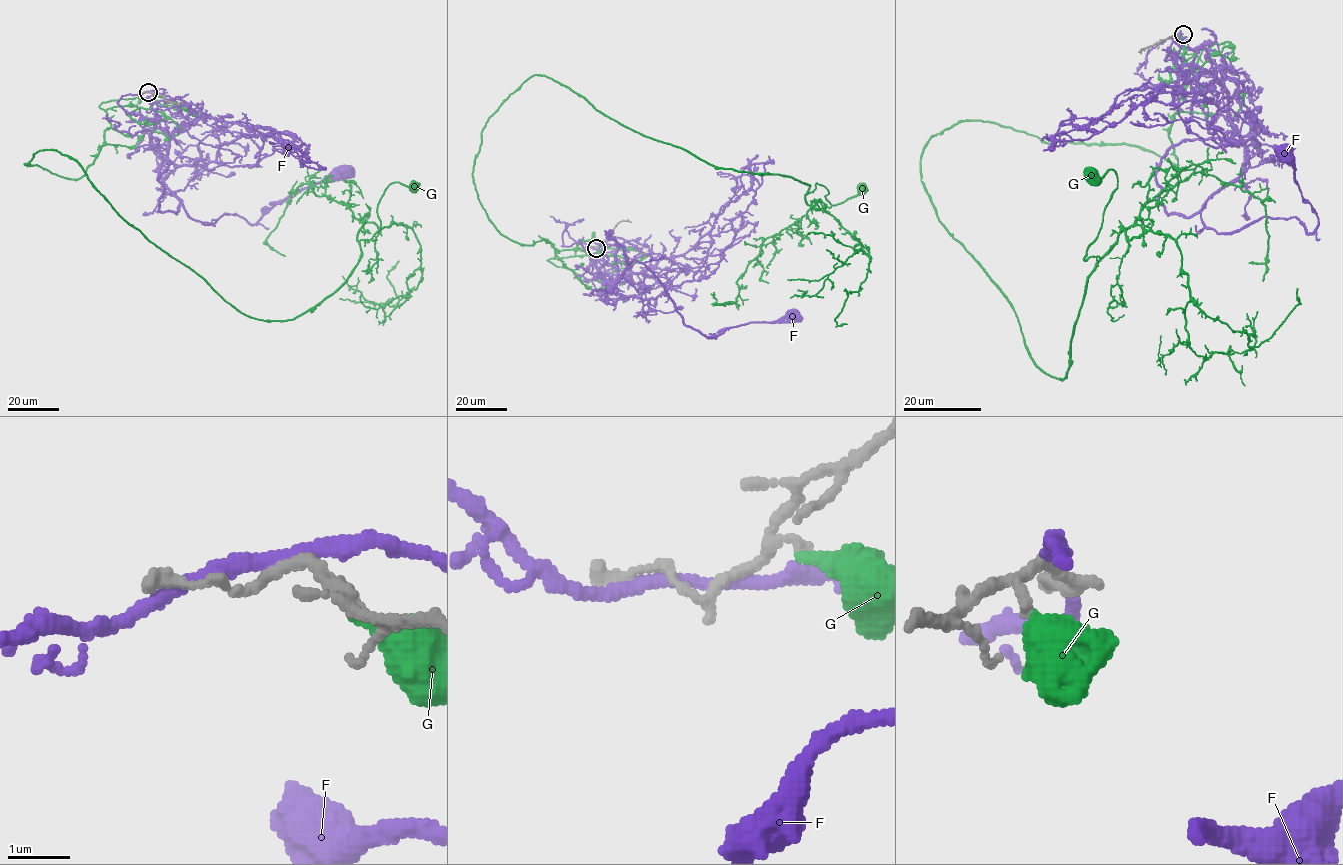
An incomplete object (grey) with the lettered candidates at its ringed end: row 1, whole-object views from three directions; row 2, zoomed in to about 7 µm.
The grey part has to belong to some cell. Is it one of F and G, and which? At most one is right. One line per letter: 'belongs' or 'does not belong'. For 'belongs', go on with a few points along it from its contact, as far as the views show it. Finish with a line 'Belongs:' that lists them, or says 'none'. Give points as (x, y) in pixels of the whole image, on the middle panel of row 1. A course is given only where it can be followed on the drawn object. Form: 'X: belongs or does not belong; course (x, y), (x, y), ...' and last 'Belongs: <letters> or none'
F: does not belong
G: does not belong
Belongs: none

